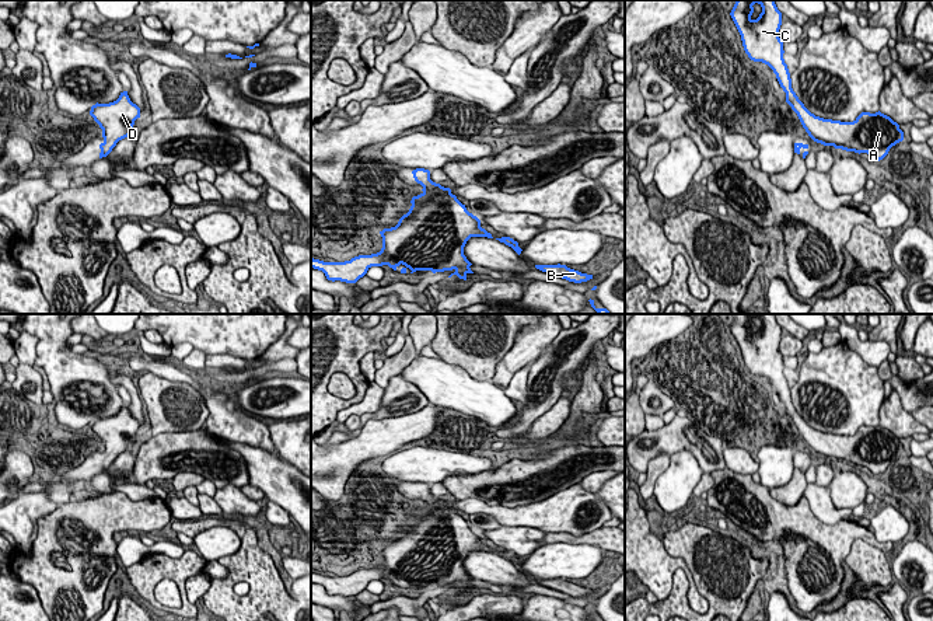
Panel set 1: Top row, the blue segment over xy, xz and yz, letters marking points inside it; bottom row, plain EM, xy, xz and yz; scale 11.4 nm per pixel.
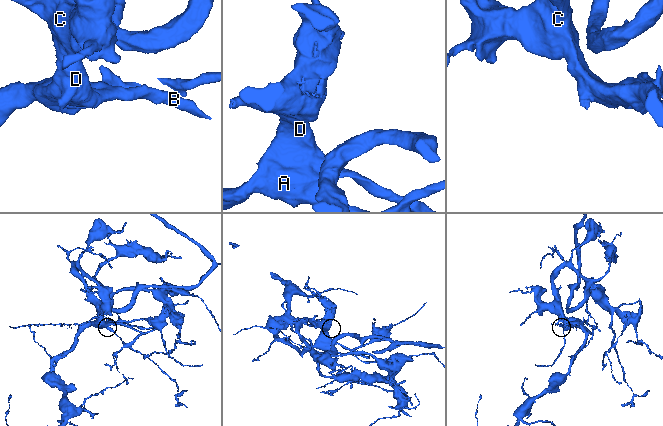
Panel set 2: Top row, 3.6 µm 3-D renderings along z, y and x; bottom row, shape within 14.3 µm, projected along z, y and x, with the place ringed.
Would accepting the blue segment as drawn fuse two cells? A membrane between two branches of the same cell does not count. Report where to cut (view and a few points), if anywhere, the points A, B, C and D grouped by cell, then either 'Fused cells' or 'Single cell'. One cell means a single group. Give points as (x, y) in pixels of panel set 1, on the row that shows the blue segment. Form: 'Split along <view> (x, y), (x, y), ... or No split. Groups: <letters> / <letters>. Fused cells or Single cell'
No split. Groups: A B C D. Single cell

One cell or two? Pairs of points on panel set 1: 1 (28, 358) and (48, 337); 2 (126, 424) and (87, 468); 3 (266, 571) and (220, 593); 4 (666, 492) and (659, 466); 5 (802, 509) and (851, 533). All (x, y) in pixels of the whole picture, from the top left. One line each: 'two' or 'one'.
1: two
2: one
3: one
4: two
5: one

